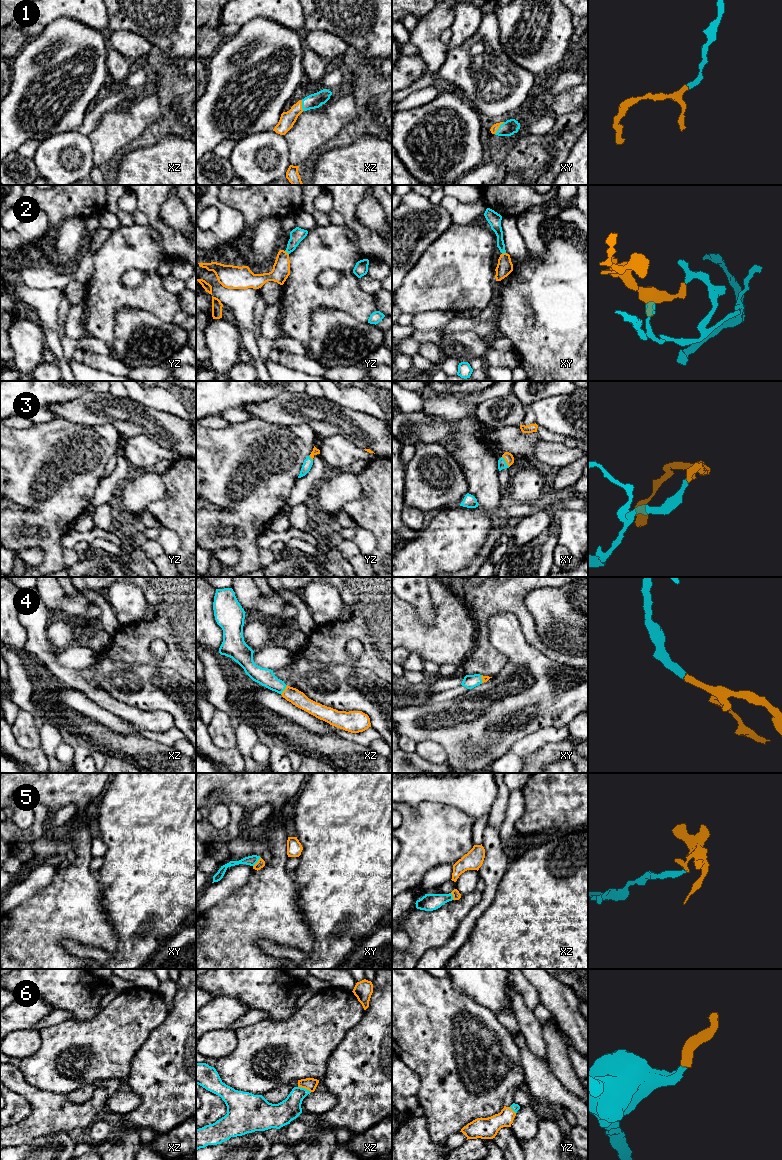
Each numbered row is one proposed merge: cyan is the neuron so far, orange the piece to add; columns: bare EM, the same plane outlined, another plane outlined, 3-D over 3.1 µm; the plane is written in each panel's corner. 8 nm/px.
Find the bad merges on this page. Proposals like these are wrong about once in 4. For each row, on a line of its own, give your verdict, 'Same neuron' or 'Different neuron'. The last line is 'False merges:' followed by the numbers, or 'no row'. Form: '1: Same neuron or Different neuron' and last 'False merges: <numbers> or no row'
1: Same neuron
2: Same neuron
3: Same neuron
4: Same neuron
5: Different neuron
6: Same neuron
False merges: 5

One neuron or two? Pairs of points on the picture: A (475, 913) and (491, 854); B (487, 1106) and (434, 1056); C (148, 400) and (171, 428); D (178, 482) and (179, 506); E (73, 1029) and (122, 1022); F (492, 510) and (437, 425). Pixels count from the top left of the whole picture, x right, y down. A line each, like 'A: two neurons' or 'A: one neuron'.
A: one neuron
B: one neuron
C: two neurons
D: one neuron
E: one neuron
F: one neuron

